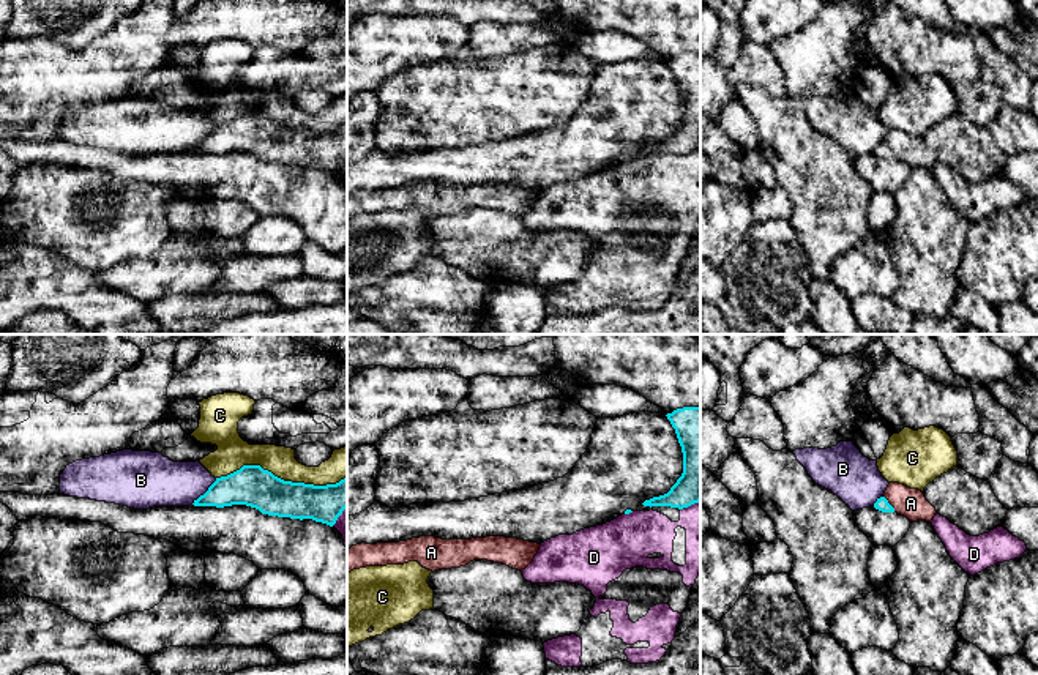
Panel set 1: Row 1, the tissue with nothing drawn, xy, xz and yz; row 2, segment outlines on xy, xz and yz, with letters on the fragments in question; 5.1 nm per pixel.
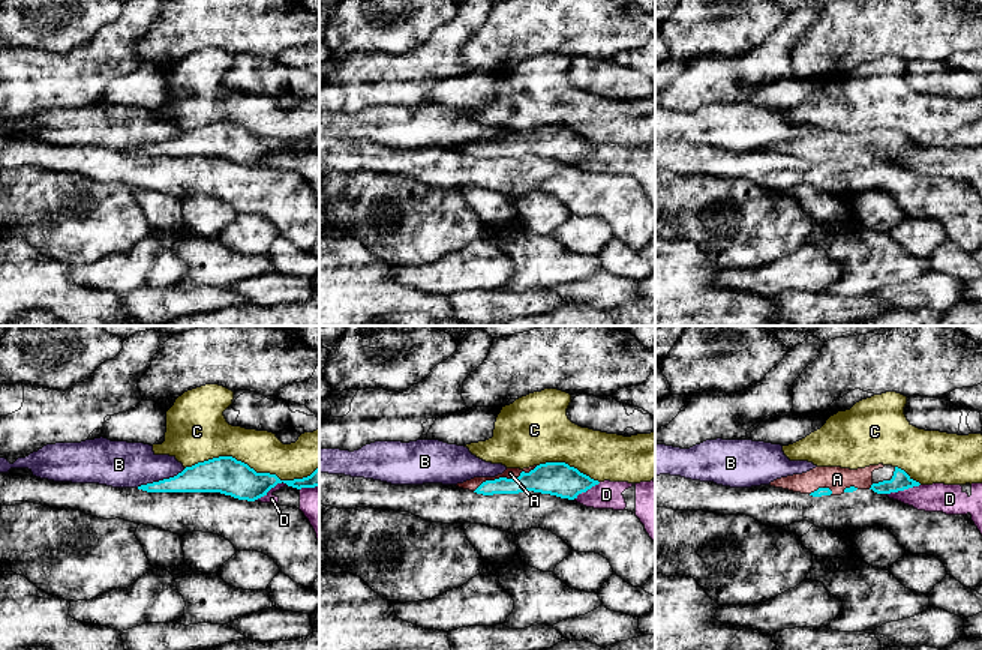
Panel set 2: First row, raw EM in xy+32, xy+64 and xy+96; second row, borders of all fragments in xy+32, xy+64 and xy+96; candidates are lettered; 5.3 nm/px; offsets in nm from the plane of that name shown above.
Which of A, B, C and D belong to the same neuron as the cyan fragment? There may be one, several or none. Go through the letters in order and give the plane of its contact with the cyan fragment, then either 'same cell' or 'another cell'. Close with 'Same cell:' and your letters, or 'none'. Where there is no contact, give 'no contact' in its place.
A: contact in yz; same cell
B: contact in xy; another cell
C: contact in xy; another cell
D: contact in xz; another cell
Same cell: A

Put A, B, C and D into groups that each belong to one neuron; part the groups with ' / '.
A / B / C / D

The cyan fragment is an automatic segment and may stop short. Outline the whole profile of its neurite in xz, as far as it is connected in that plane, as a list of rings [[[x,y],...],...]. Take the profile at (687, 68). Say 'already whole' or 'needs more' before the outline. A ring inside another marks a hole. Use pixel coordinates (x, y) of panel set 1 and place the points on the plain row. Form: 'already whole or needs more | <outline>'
already whole | [[[700,54],[677,55],[666,63],[681,93],[683,120],[667,140],[645,147],[642,151],[683,156],[700,148]]]

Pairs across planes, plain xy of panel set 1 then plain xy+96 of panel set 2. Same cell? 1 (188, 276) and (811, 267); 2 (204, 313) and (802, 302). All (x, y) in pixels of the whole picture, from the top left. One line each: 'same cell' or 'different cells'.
1: same cell
2: same cell

